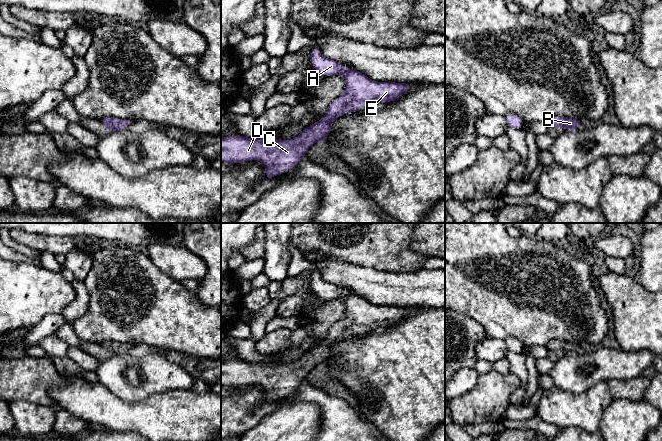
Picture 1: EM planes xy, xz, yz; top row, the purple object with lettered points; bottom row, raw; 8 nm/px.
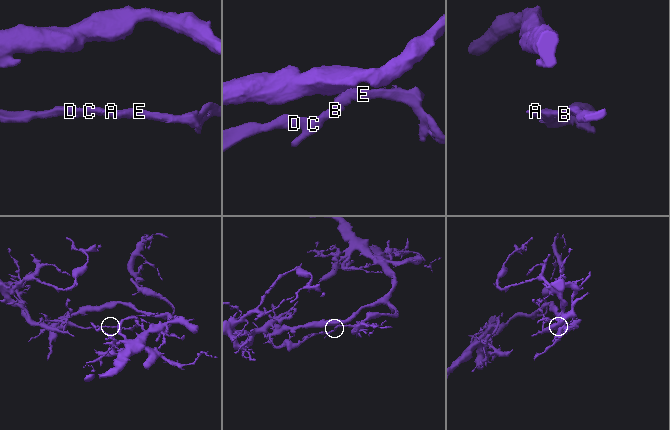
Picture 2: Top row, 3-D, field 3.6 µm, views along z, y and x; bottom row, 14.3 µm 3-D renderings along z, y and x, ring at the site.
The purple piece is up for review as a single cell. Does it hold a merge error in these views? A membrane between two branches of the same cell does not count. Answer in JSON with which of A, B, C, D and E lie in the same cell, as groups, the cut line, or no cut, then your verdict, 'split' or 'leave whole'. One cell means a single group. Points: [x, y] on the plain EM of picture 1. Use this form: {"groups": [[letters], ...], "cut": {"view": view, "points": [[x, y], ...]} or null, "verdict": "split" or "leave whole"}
{"groups": [["A", "B", "C", "D", "E"]], "cut": null, "verdict": "leave whole"}

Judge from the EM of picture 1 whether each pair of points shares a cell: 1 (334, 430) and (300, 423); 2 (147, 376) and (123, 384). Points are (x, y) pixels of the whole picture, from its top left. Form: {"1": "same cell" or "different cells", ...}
{"1": "different cells", "2": "same cell"}

